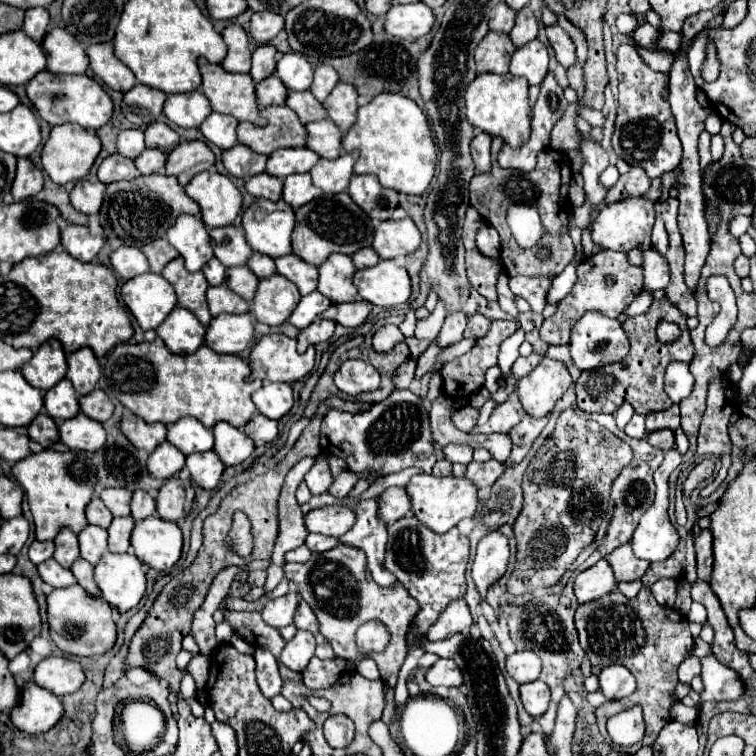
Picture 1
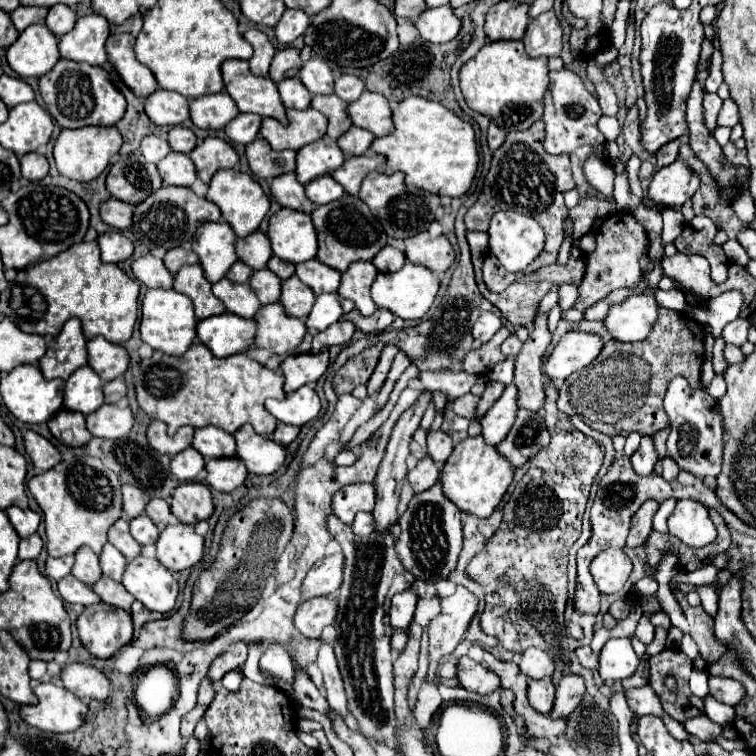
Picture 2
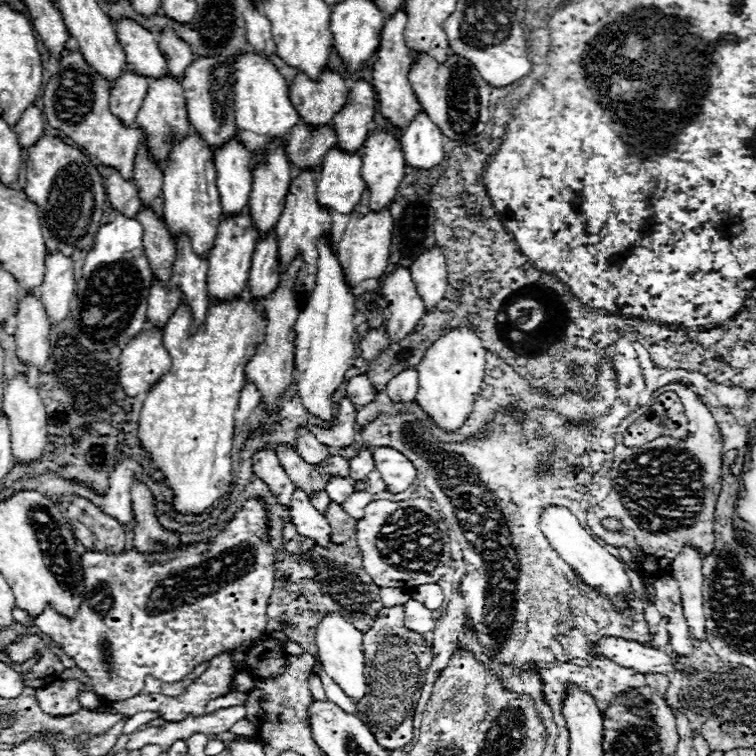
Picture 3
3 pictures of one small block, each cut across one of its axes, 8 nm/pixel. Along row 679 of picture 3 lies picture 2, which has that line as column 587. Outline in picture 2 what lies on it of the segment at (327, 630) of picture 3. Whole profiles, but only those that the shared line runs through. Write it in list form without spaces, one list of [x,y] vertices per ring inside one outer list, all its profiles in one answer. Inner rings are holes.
[[[570,330],[560,338],[556,348],[548,356],[544,364],[544,372],[552,380],[562,382],[576,370],[588,366],[600,354],[602,346],[604,346],[604,340],[598,334]]]

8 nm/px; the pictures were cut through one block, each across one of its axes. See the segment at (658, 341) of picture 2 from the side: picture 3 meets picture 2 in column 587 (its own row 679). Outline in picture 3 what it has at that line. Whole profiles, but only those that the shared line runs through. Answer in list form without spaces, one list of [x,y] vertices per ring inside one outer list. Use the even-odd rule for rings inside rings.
[[[394,606],[394,608],[384,608],[380,612],[380,616],[374,620],[372,628],[364,634],[364,660],[366,660],[366,672],[368,672],[368,696],[362,698],[358,702],[358,710],[360,714],[364,714],[366,718],[362,718],[370,732],[376,736],[378,744],[382,748],[386,748],[388,752],[398,748],[398,746],[406,746],[412,740],[412,716],[414,716],[414,708],[416,702],[420,698],[422,692],[422,684],[424,684],[424,672],[430,664],[430,660],[434,658],[430,646],[426,644],[424,636],[418,632],[412,632],[404,626],[404,608],[402,606]]]

